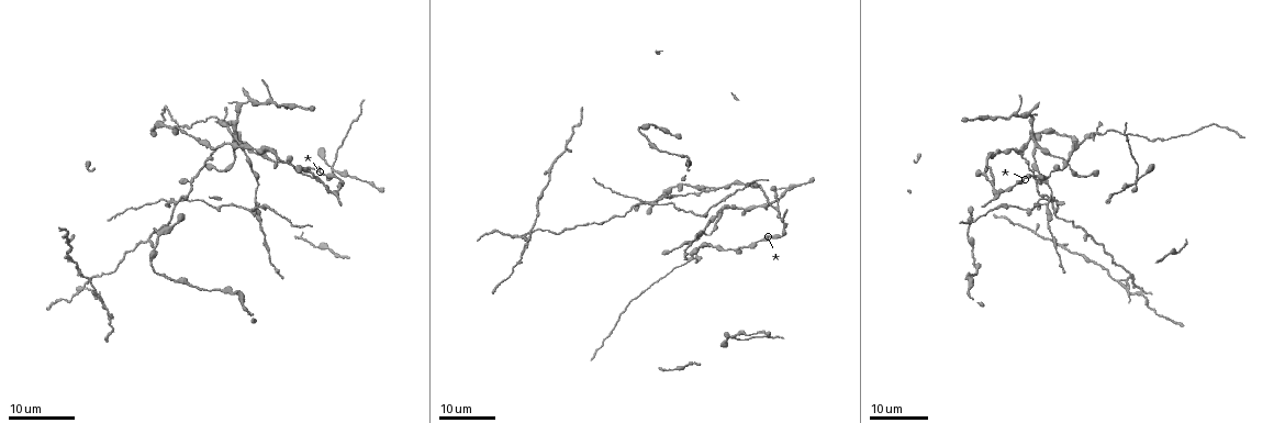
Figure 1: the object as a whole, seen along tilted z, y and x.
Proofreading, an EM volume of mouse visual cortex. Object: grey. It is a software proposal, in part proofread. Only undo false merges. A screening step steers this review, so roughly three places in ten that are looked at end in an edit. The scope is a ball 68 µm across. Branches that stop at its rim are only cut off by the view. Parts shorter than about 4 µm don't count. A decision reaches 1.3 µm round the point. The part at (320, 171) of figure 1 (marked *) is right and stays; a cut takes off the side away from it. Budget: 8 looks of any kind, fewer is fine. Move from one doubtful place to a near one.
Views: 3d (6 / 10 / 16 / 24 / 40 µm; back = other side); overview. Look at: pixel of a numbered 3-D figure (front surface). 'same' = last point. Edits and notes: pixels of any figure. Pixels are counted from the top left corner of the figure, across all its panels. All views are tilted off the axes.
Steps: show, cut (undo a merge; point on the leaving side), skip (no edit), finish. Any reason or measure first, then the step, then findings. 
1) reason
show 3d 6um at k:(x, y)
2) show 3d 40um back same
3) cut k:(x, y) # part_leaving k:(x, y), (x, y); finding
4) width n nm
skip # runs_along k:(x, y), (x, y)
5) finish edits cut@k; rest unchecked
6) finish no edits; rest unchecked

a fork
show 3d 16um at 1:(1041, 148)

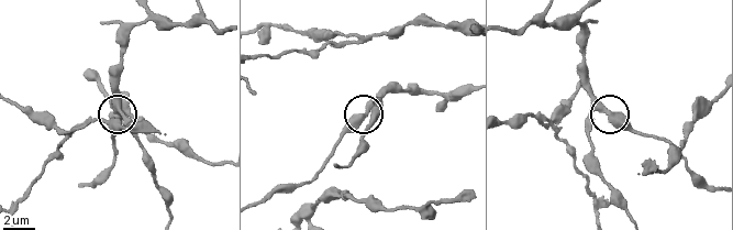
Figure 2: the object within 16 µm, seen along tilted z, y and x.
show 3d 10um at 2:(368, 110)

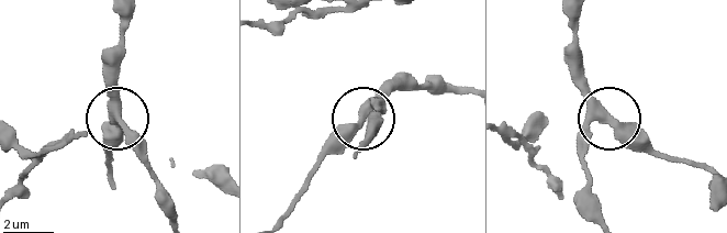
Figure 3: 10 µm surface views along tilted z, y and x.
side_arm 15 um
skip # continuous, no second neuron

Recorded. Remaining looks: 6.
four or more arms meet
show 3d 24um at 1:(1018, 152)

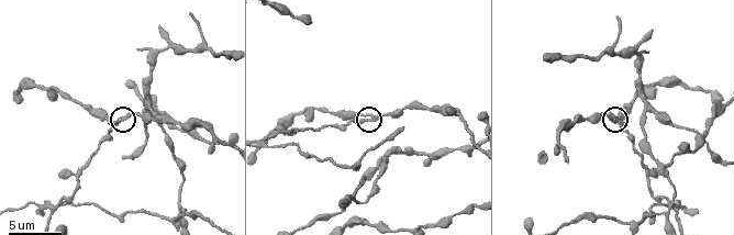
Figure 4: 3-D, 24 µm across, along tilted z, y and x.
closer look
show 3d 6um at 4:(116, 121)

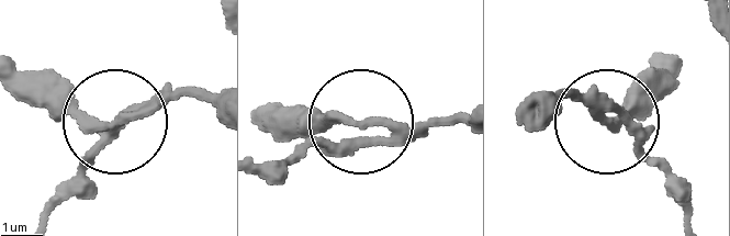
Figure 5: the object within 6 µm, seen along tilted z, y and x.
cut 5:(349, 145) # part_leaving 5:(404, 132), (317, 143), (261, 165); two neurons meet here

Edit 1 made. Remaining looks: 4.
show overview

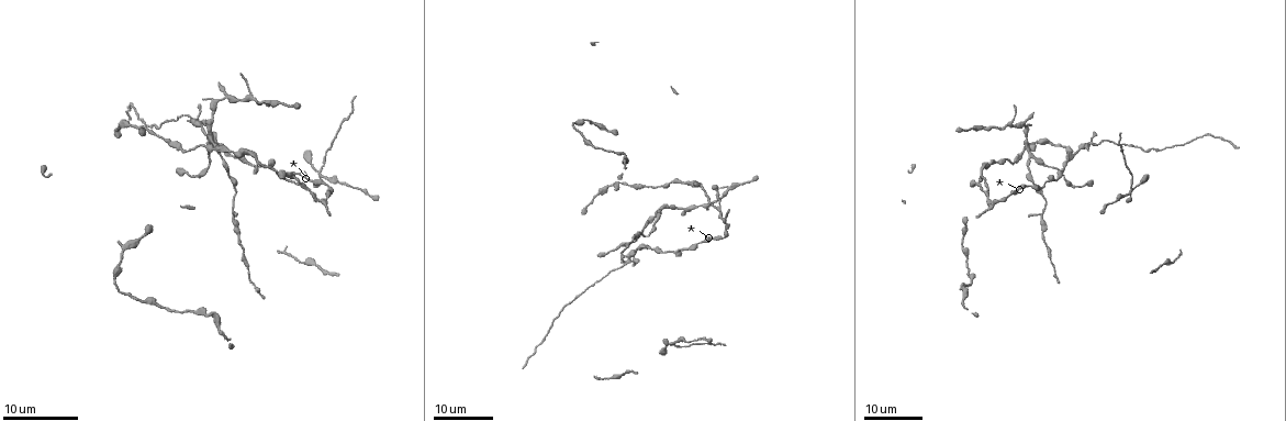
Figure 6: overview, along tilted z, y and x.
show 3d 16um at 6:(652, 223)

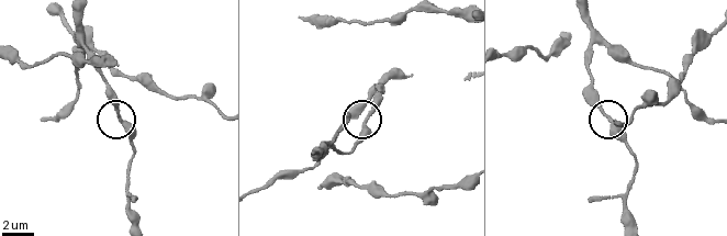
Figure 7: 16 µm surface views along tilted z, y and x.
show 3d 6um at 7:(609, 115)

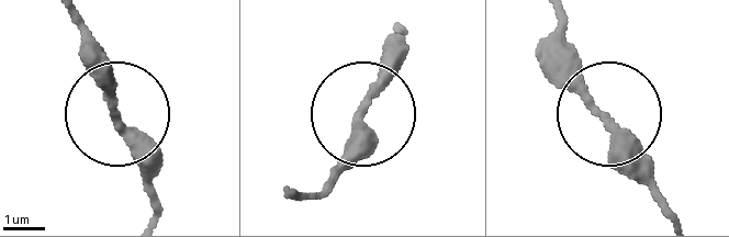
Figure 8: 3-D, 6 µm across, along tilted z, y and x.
skip # runs_along 8:(71, 14), (149, 203); all the same neuron

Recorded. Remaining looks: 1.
finish edits cut@5; rest unchecked

